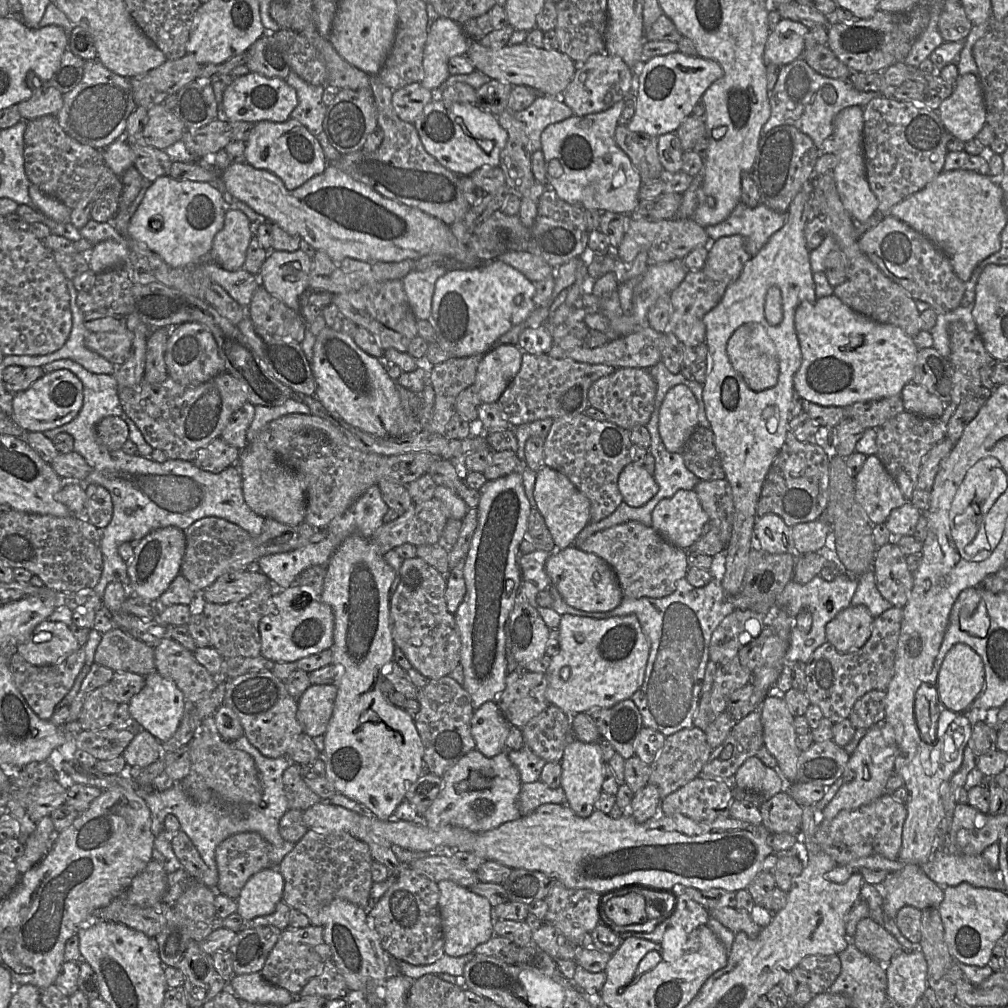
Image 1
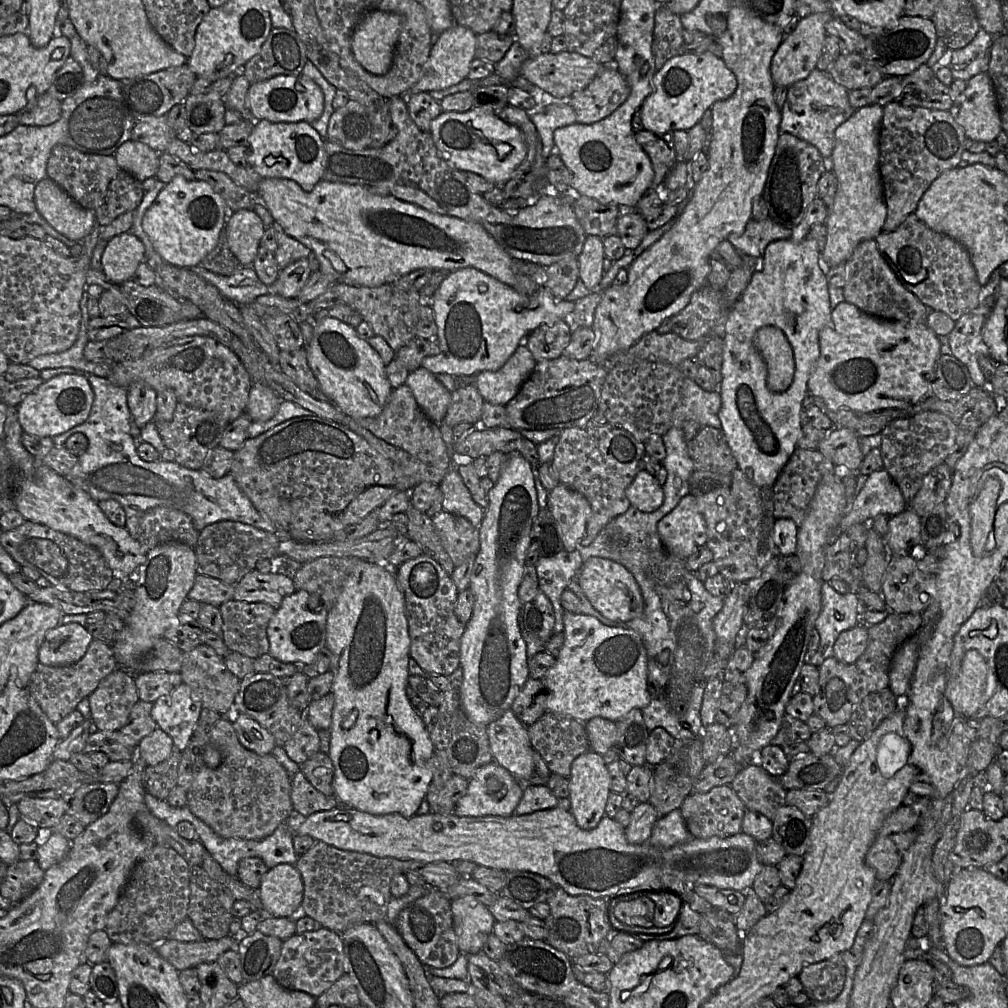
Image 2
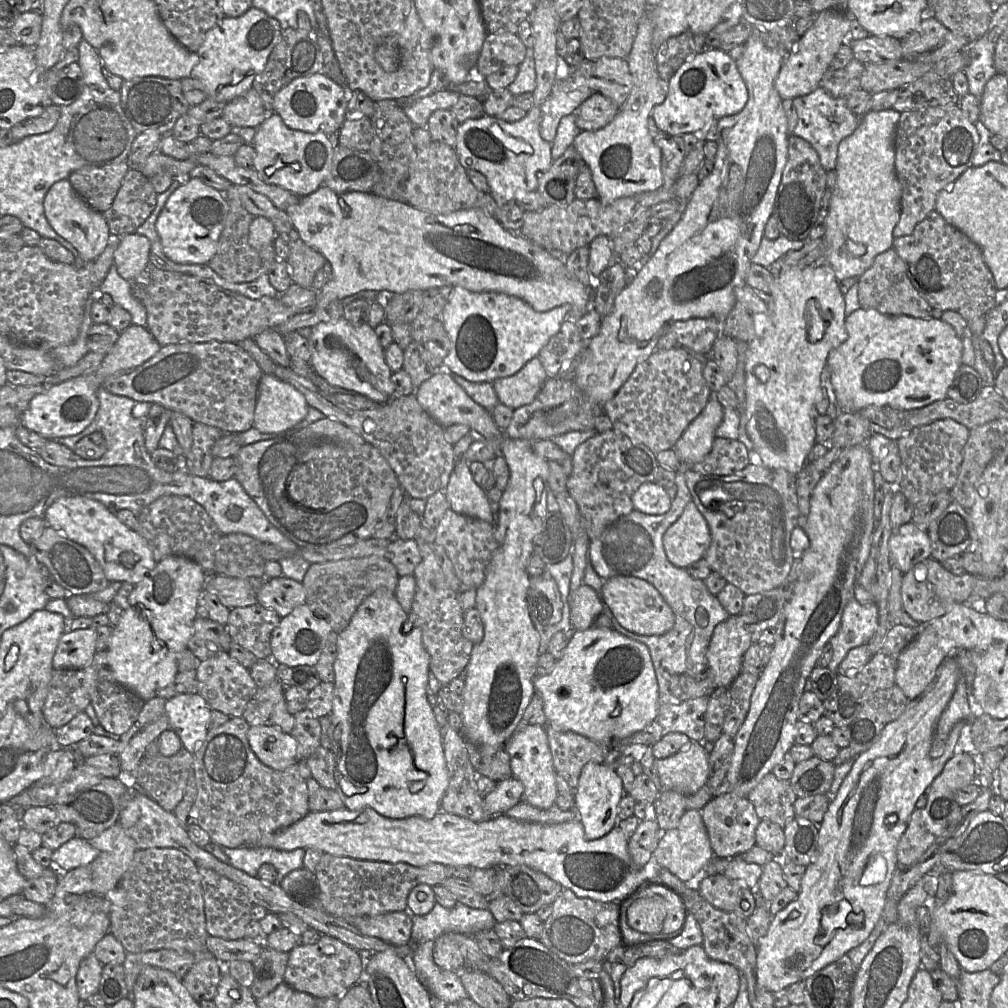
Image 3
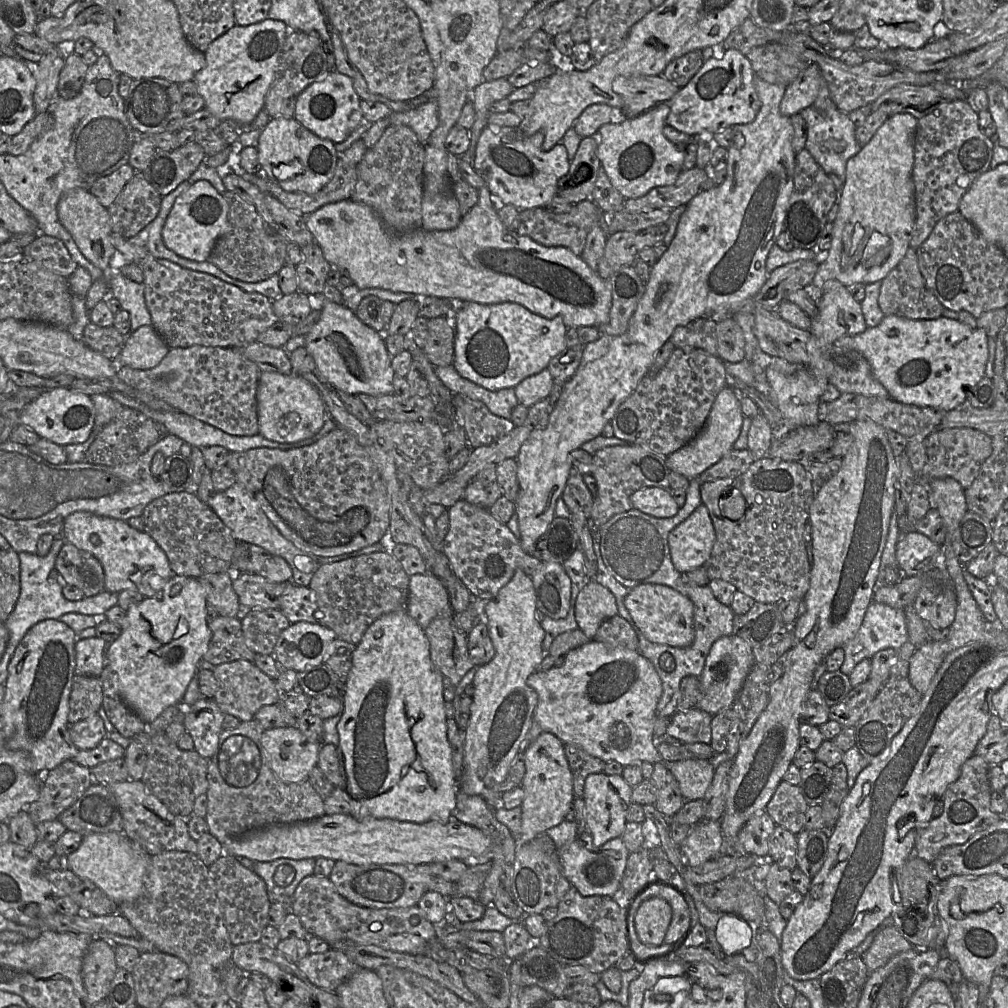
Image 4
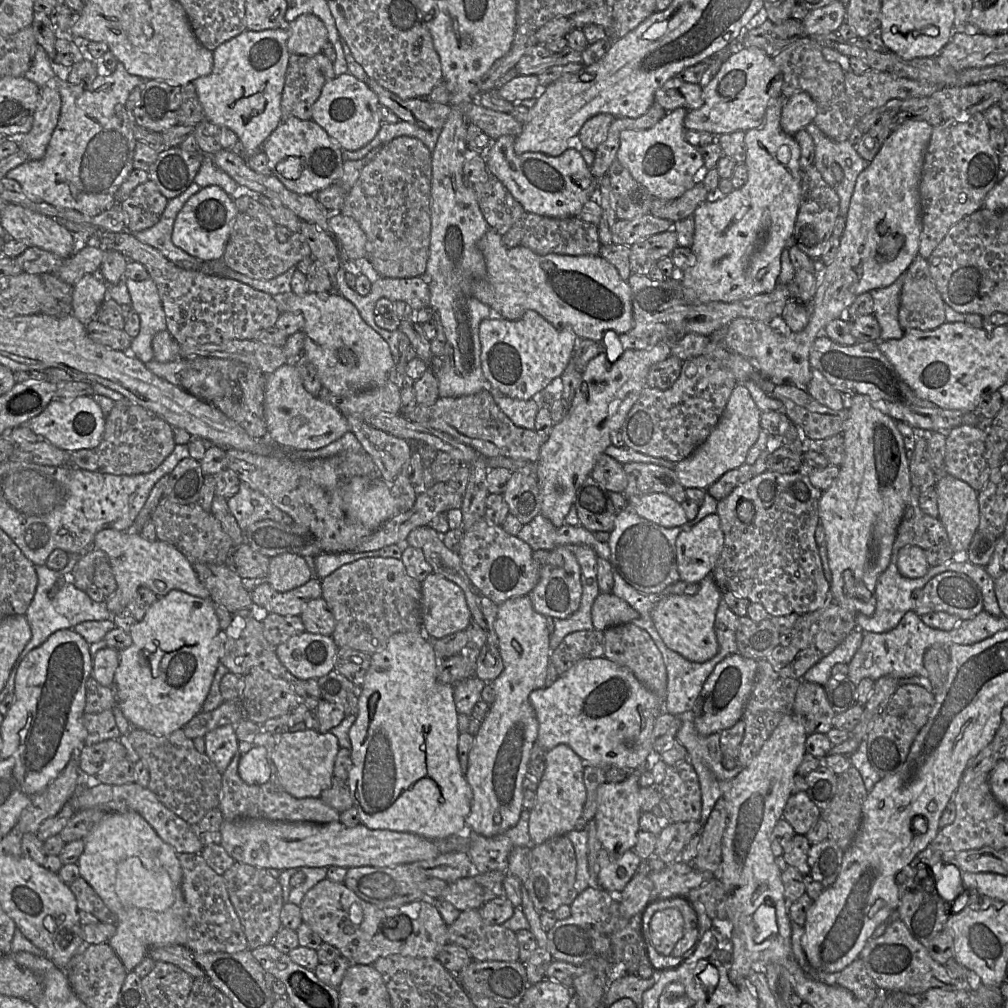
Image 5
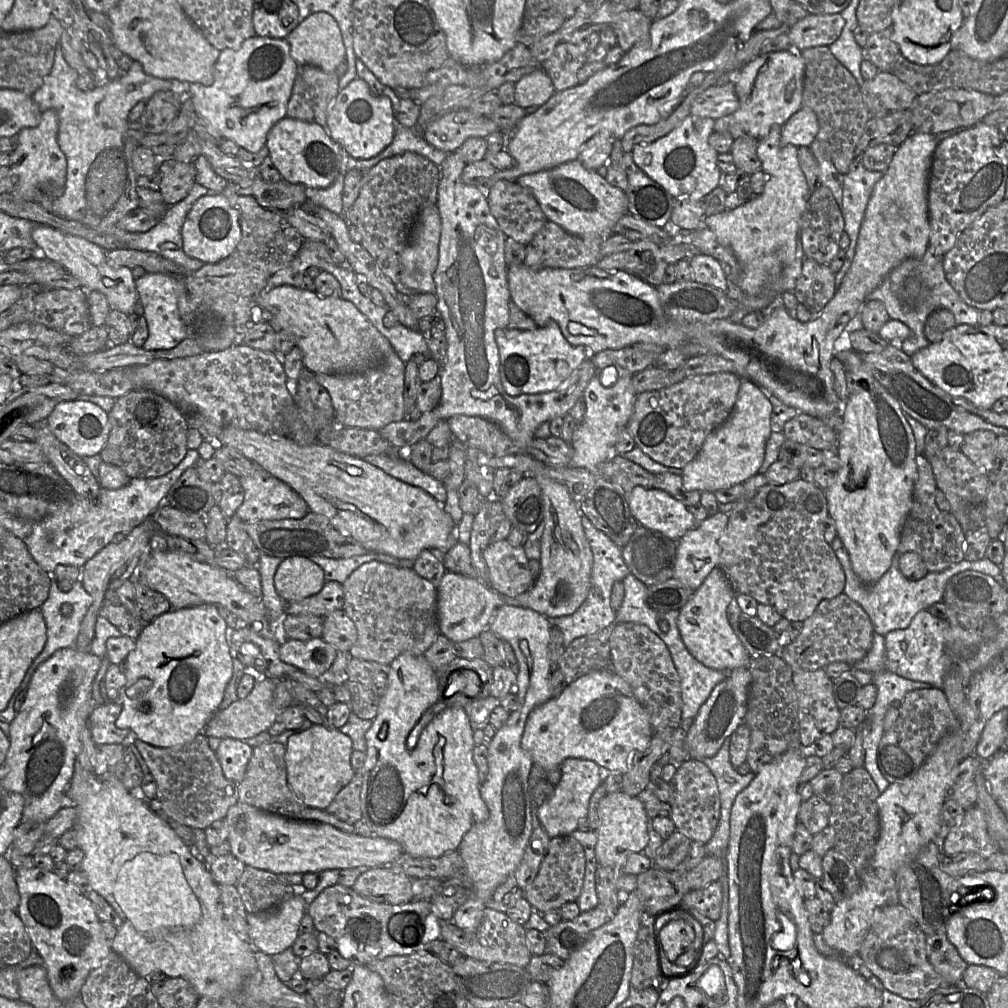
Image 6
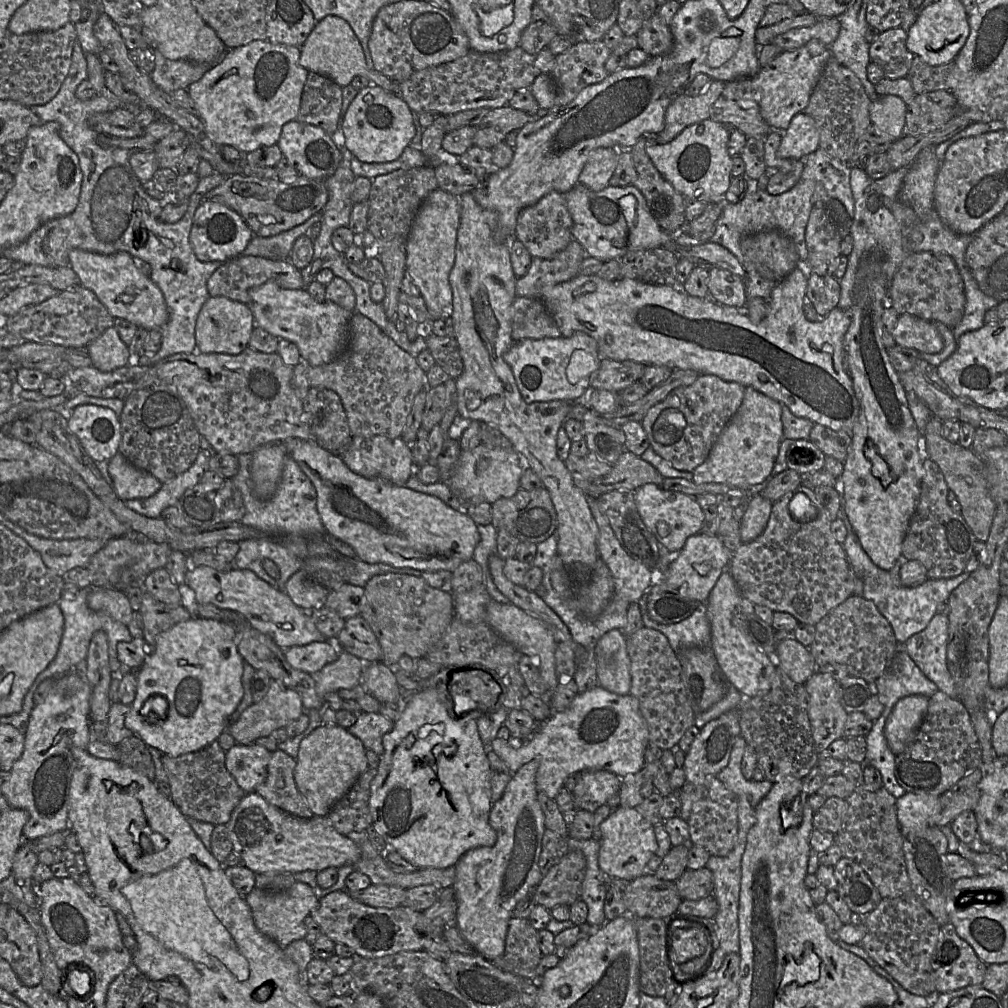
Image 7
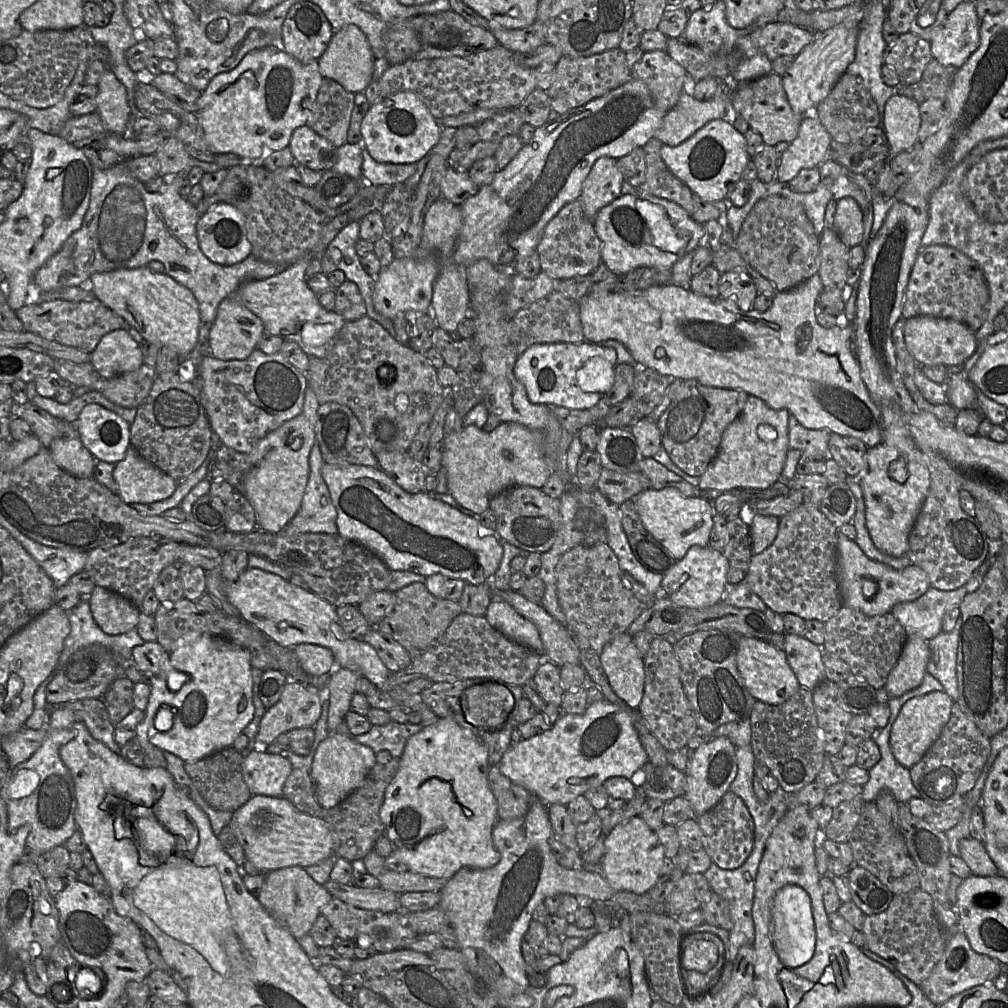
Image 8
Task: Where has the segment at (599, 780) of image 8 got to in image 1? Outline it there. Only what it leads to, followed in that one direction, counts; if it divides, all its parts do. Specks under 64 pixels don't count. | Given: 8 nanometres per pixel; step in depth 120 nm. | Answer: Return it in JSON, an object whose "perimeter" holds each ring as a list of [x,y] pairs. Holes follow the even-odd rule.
{"perimeter":[[[571,614],[561,615],[559,623],[559,652],[551,657],[546,671],[546,697],[550,705],[559,707],[568,715],[586,712],[592,708],[611,708],[631,696],[643,684],[649,657],[649,640],[634,614],[610,618],[591,618]]]}

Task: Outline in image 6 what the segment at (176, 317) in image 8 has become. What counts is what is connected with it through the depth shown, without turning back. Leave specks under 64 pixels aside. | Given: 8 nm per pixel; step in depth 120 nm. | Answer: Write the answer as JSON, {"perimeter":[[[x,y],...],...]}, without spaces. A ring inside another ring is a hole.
{"perimeter":[[[35,224],[32,239],[36,250],[46,259],[57,262],[80,282],[85,291],[99,291],[107,298],[110,309],[130,315],[139,304],[135,279],[130,268],[111,266],[107,263],[107,251],[100,246],[78,236],[64,233],[53,227]]]}

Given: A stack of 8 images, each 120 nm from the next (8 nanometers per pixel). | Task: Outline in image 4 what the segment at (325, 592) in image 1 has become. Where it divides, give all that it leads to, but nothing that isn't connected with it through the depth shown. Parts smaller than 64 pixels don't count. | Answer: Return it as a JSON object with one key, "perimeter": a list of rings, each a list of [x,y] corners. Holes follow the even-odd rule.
{"perimeter":[[[405,610],[394,611],[381,616],[366,630],[353,652],[352,667],[344,681],[342,702],[343,711],[337,724],[339,733],[339,745],[337,748],[339,768],[342,775],[342,785],[339,789],[341,789],[344,799],[350,805],[350,815],[357,819],[370,816],[378,819],[389,818],[413,823],[425,823],[428,821],[448,822],[456,806],[459,781],[456,780],[453,770],[452,749],[447,736],[443,676],[431,661],[429,643],[424,630]]]}

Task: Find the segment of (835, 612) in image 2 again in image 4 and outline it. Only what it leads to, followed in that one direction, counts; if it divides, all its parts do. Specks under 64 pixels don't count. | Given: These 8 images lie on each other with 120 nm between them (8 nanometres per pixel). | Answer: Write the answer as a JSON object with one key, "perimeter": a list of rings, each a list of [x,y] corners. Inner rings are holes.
{"perimeter":[[[873,601],[856,635],[842,646],[845,659],[839,671],[849,677],[860,661],[886,648],[898,650],[907,641],[903,610]]]}

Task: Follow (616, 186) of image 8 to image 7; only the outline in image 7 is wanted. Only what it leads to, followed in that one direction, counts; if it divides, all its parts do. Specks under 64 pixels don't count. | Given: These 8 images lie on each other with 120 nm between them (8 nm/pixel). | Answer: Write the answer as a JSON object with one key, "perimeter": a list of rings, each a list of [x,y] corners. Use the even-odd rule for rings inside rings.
{"perimeter":[[[597,148],[593,150],[579,176],[579,184],[593,191],[600,191],[609,186],[617,166],[616,148]]]}

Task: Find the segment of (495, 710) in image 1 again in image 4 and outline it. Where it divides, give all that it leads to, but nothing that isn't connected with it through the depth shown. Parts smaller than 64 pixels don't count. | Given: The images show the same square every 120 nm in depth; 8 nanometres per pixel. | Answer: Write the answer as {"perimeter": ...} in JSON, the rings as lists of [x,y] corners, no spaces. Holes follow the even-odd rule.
{"perimeter":[[[542,731],[524,753],[526,772],[522,780],[525,797],[521,804],[520,844],[529,843],[565,820],[575,798],[573,777],[564,751],[564,743],[555,735]]]}

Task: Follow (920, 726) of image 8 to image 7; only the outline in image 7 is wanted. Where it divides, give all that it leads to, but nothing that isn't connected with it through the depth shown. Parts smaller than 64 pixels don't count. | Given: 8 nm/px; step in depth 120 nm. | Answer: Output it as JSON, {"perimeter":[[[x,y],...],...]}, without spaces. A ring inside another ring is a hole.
{"perimeter":[[[911,695],[901,698],[894,705],[885,726],[884,735],[891,752],[902,753],[913,740],[929,704],[929,697]]]}

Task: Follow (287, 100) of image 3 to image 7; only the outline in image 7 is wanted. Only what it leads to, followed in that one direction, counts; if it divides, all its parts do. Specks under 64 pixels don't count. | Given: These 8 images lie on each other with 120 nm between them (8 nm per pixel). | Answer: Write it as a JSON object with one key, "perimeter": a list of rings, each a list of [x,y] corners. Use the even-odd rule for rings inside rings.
{"perimeter":[[[368,86],[358,91],[341,119],[339,127],[344,135],[344,146],[362,162],[397,160],[416,134],[415,115],[398,93]]]}

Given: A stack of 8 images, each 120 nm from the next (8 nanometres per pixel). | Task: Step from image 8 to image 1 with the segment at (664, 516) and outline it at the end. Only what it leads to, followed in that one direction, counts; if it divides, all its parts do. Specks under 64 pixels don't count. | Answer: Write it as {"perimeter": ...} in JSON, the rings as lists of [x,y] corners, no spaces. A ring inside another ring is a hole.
{"perimeter":[[[632,461],[624,467],[618,478],[623,502],[631,507],[641,507],[658,492],[654,477],[643,466]]]}

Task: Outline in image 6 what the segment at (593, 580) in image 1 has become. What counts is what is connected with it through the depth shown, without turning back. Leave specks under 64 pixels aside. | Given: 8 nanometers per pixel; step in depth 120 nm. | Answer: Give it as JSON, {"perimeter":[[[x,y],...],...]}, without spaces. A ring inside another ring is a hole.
{"perimeter":[[[716,567],[679,611],[677,617],[681,638],[692,656],[706,667],[726,673],[746,668],[751,661],[748,651],[731,627],[727,614],[728,605],[735,595],[736,592],[723,570]]]}

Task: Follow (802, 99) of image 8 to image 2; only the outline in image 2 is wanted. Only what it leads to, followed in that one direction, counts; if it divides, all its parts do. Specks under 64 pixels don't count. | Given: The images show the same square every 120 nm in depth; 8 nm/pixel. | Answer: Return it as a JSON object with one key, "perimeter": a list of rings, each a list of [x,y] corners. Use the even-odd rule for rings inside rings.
{"perimeter":[[[711,52],[679,54],[657,70],[652,79],[651,93],[640,107],[643,129],[654,134],[688,131],[715,102],[728,99],[736,89],[736,76],[721,57]]]}

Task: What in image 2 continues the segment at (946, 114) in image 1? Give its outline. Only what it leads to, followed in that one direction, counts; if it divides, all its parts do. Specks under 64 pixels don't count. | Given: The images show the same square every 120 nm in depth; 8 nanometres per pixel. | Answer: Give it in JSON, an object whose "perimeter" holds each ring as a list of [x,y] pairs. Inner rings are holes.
{"perimeter":[[[987,72],[966,82],[962,102],[951,111],[968,140],[988,143],[1002,131],[994,87]]]}

